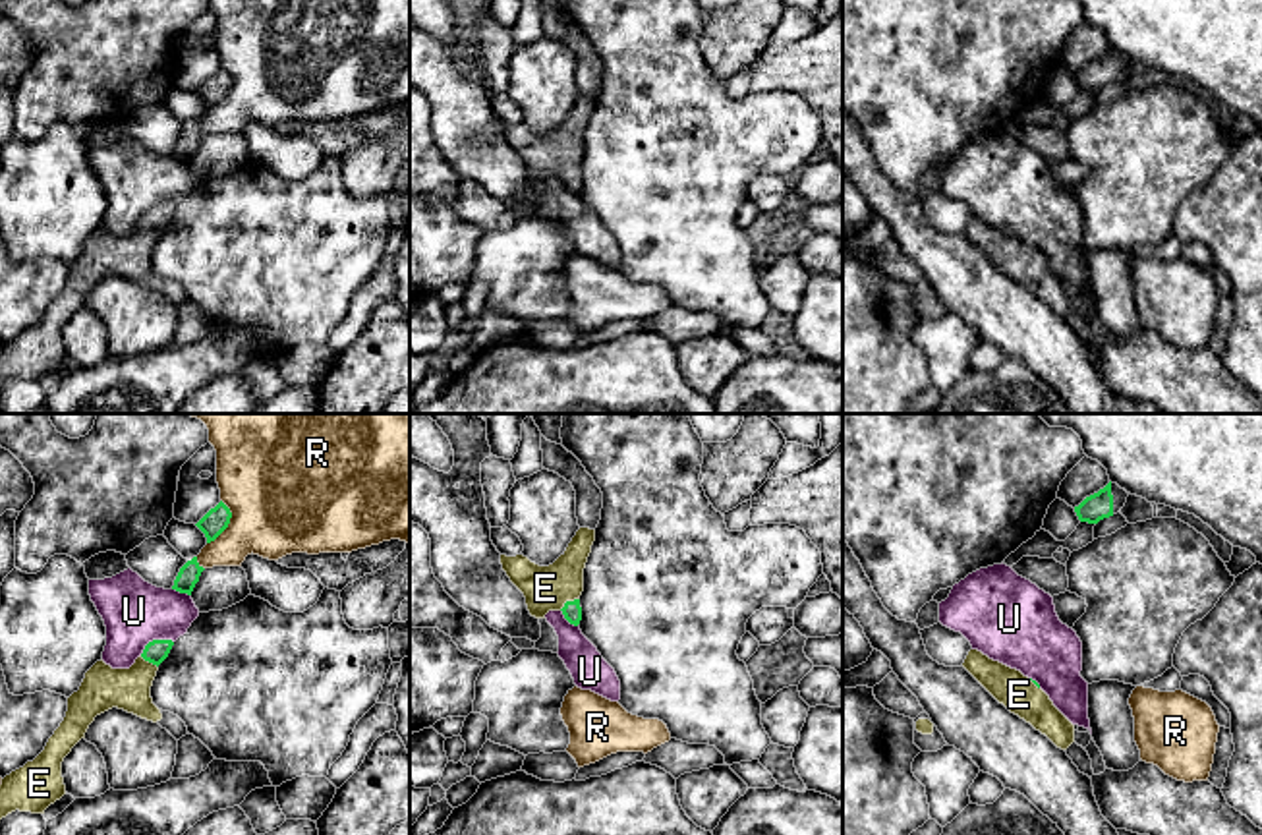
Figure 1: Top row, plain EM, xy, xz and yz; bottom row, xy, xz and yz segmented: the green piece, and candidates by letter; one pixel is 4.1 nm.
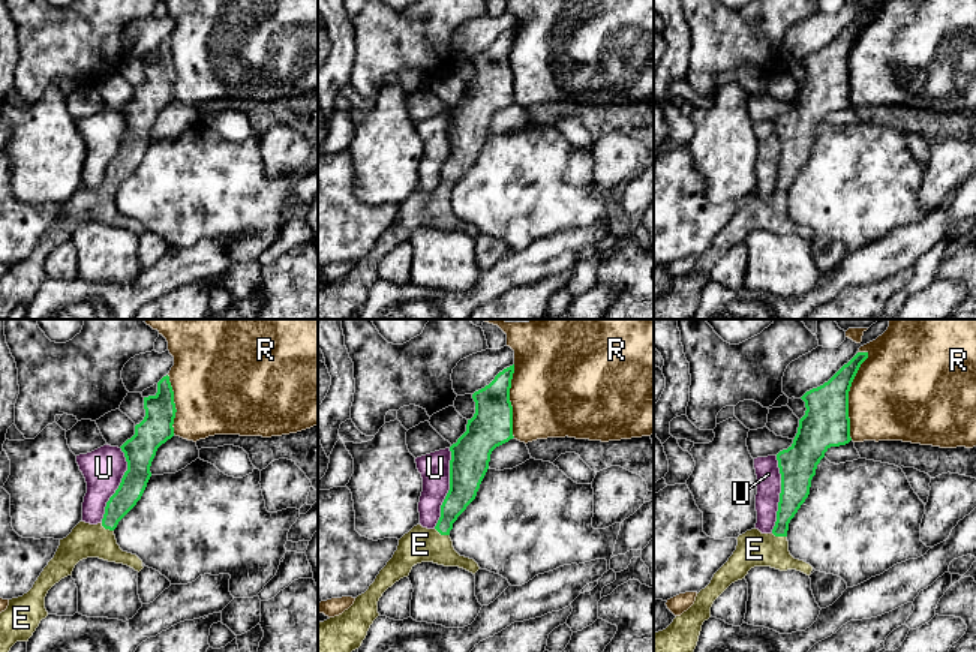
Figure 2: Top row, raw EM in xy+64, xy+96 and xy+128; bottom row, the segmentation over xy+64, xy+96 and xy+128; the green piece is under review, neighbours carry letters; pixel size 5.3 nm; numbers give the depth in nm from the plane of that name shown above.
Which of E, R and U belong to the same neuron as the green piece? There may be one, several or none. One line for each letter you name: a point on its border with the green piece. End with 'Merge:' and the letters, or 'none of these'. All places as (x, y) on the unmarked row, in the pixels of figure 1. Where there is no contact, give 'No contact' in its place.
E: Touches green at xz (569, 169)
Merge: E

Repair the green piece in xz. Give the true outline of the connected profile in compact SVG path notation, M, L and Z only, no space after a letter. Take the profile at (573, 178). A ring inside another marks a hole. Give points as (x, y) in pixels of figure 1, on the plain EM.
M580 95L566 118L549 133L539 133L524 122L501 122L502 137L524 160L531 184L545 186L549 178L560 178L570 191L580 191L584 135L593 108L595 97Z

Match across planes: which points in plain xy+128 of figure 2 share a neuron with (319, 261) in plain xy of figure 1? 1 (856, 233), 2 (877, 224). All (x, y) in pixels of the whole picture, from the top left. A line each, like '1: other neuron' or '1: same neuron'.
1: same neuron
2: same neuron

